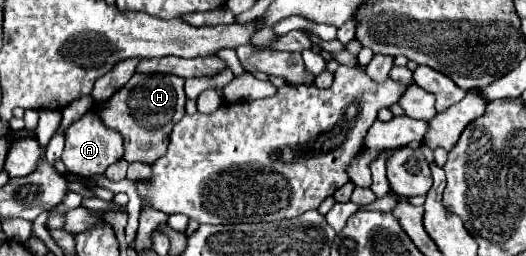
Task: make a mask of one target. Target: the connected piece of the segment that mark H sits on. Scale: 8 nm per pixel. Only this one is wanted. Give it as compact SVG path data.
M135 74L123 88L93 110L107 128L123 136L123 160L129 164L153 164L165 154L169 134L185 114L183 82L183 78L171 74Z

